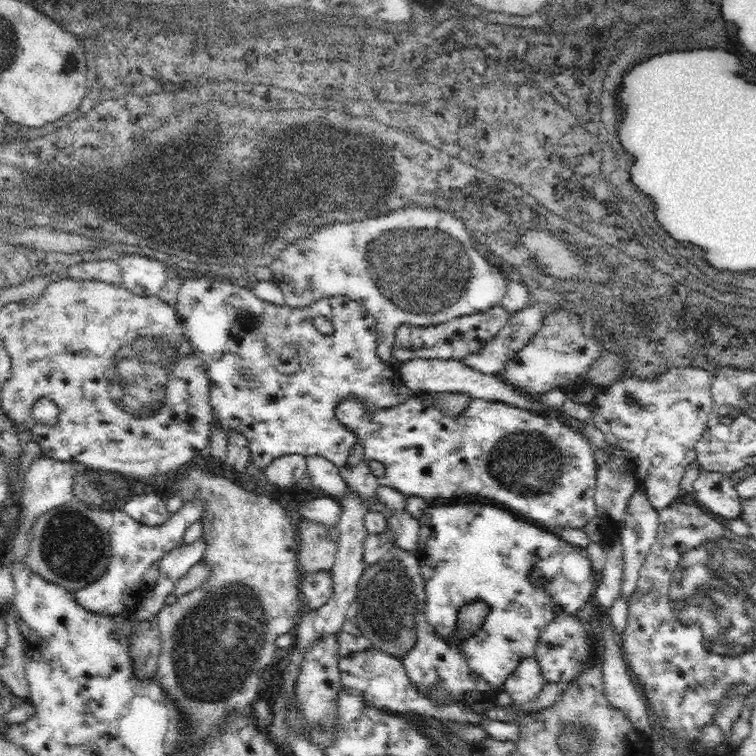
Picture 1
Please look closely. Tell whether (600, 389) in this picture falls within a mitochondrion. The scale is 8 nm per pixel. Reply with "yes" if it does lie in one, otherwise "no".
no

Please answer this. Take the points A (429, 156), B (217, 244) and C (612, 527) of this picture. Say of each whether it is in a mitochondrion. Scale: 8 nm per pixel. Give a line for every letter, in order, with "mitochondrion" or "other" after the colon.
A: other
B: mitochondrion
C: other

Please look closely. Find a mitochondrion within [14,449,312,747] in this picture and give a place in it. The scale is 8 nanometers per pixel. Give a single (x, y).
(217, 643)

